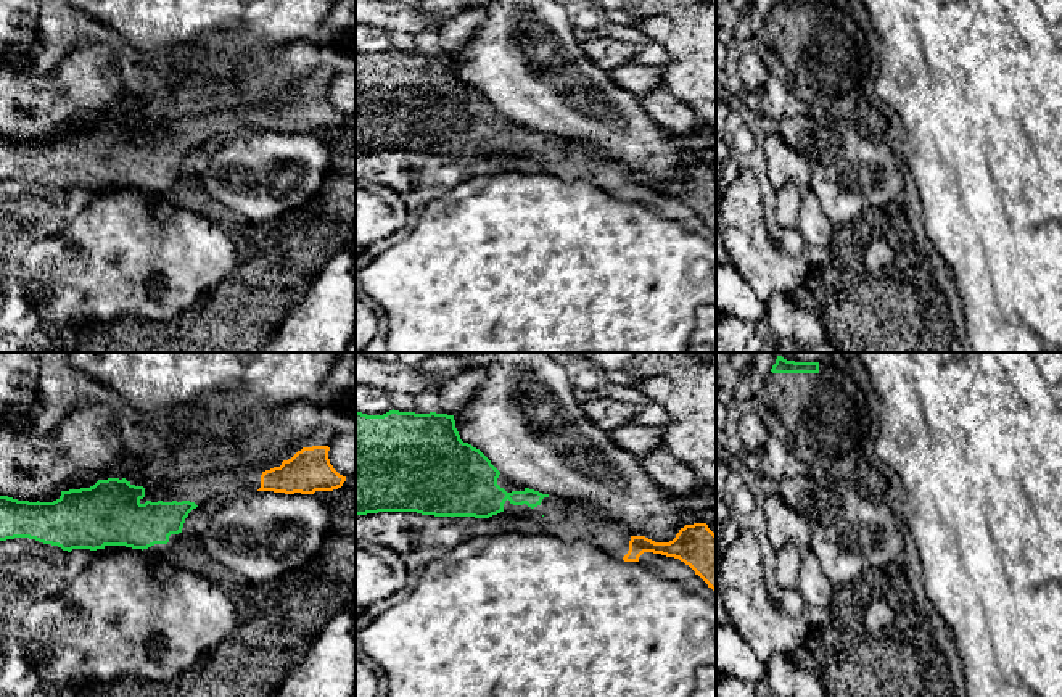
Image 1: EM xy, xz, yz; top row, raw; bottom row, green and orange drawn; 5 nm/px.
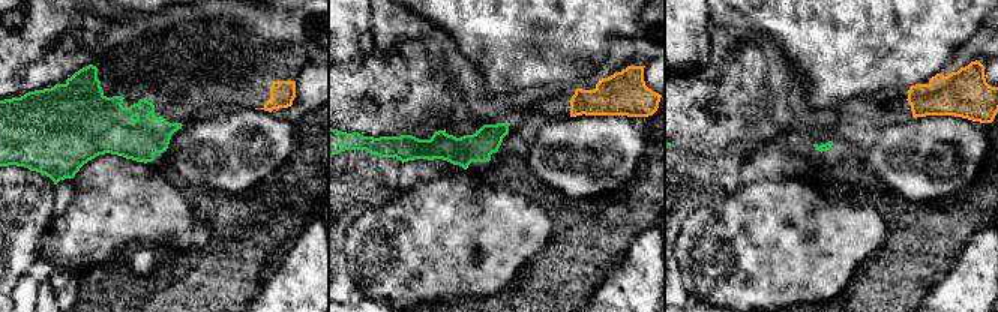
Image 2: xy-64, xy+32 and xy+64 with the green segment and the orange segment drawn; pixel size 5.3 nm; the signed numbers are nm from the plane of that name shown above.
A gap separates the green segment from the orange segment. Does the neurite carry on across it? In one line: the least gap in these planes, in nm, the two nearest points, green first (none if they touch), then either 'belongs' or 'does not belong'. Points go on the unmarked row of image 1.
320 nm apart; from green across xy (197, 145), (258, 129); belongs

